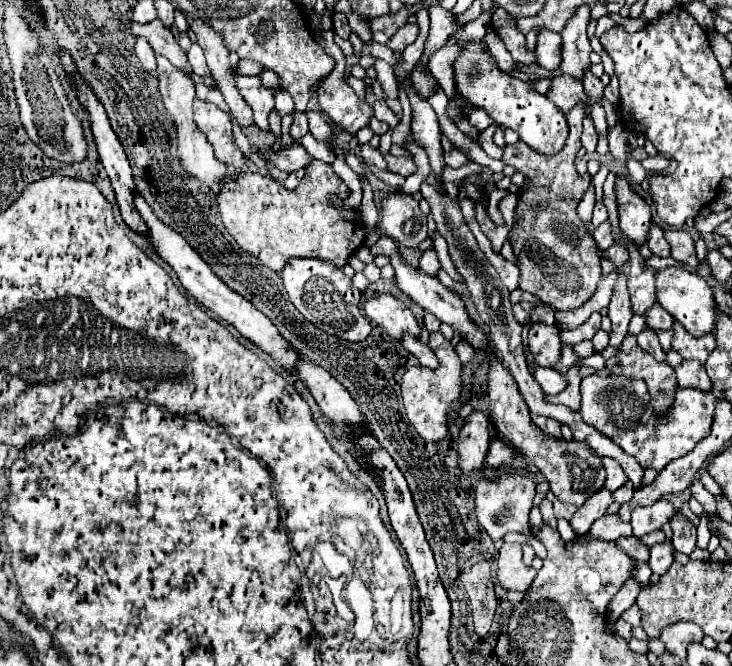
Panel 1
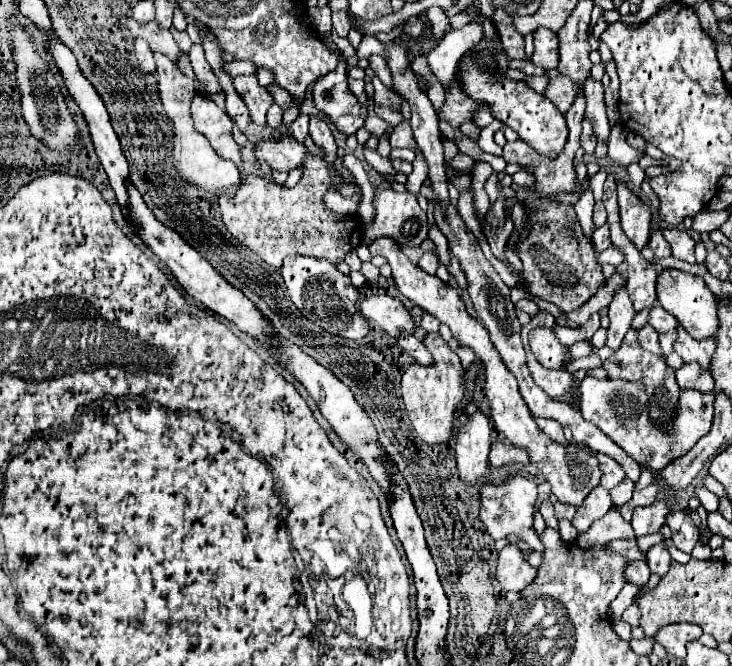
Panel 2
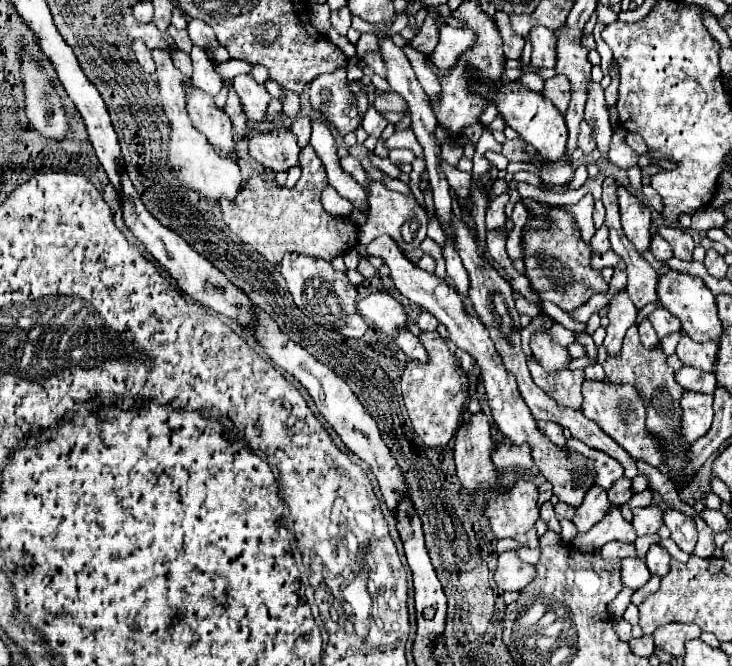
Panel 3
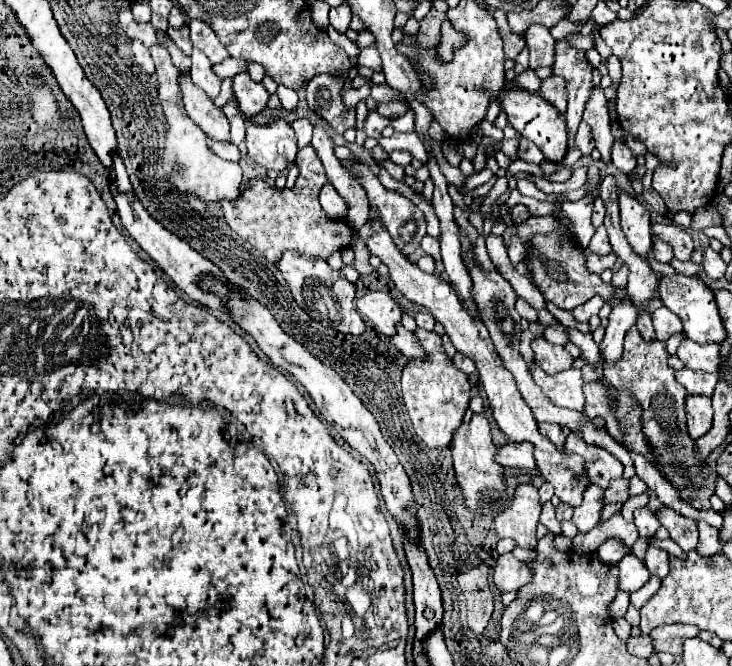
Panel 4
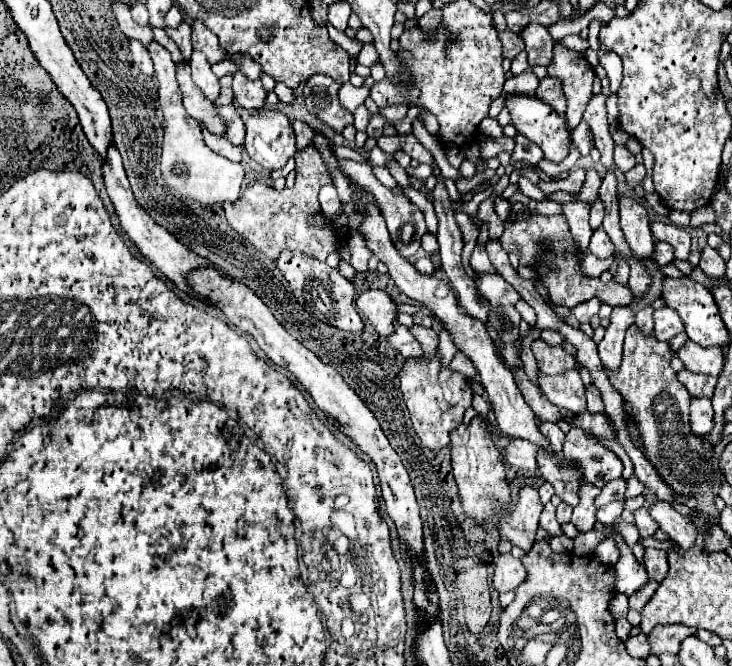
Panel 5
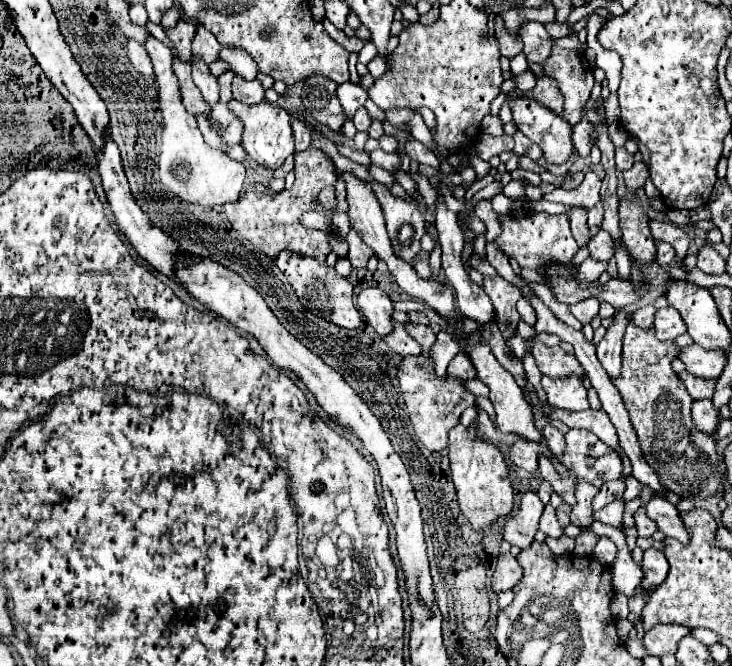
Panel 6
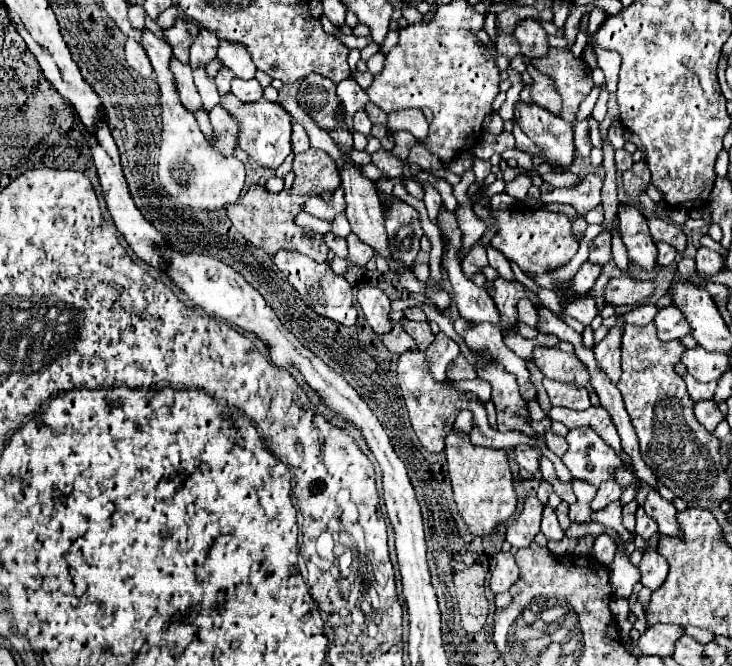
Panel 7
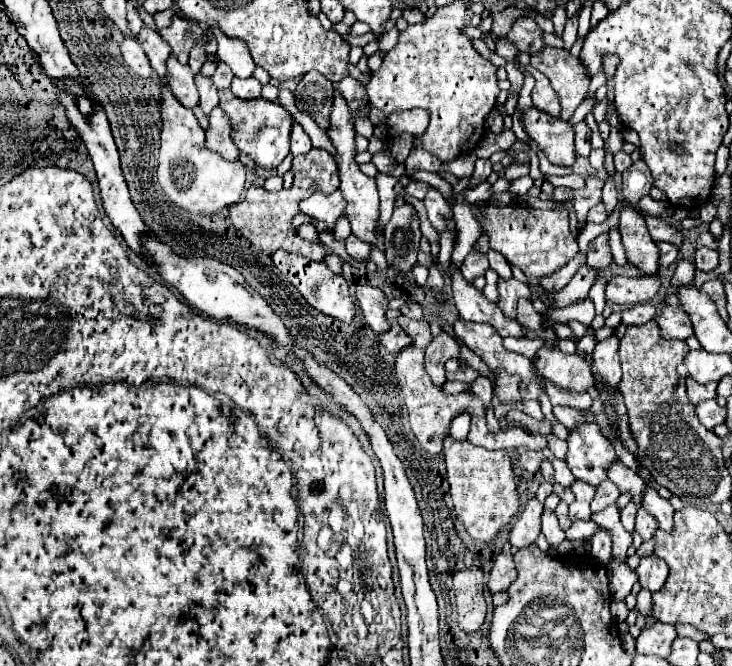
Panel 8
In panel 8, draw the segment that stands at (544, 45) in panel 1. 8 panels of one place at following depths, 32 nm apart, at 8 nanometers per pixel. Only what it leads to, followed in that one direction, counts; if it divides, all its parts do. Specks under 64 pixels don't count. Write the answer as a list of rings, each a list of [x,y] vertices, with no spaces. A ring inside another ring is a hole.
[[[528,16],[516,18],[516,22],[512,24],[512,28],[506,34],[506,38],[518,50],[528,52],[528,54],[536,54],[544,46],[544,42],[542,42],[542,30],[536,26],[534,20],[528,20]]]

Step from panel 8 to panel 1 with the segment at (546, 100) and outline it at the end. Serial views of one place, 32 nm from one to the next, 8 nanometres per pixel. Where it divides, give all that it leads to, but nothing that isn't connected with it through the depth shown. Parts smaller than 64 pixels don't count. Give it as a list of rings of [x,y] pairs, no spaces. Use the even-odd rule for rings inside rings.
[[[556,76],[552,78],[550,90],[546,94],[562,112],[568,112],[570,106],[574,106],[578,100],[588,102],[588,96],[582,90],[582,82],[570,78],[570,76]]]

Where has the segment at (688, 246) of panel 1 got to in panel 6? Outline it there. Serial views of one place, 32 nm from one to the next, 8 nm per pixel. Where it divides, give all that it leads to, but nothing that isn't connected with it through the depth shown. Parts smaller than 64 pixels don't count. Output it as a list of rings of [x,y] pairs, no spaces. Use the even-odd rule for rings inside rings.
[[[650,220],[650,232],[652,232],[654,240],[668,242],[668,244],[676,250],[676,254],[678,254],[680,258],[686,256],[688,240],[690,240],[690,238],[688,238],[688,234],[686,234],[680,226],[676,226],[676,224],[672,224],[672,222]]]

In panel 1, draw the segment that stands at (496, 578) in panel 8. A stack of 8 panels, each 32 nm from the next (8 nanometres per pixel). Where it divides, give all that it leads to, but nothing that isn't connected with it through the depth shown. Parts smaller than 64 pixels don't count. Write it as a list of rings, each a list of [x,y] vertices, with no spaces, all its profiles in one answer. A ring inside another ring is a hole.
[[[504,544],[498,556],[498,582],[504,590],[524,592],[532,580],[536,578],[536,570],[522,562],[520,544]]]

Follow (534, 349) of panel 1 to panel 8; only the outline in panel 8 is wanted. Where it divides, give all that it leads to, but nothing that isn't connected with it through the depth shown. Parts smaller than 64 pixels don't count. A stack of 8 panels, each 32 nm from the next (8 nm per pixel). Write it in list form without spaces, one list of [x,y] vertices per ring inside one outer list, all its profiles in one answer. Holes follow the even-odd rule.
[[[540,348],[536,352],[534,364],[544,380],[550,380],[554,386],[570,392],[586,392],[594,388],[594,378],[590,372],[590,364],[578,354],[562,354],[558,348],[546,350]]]

